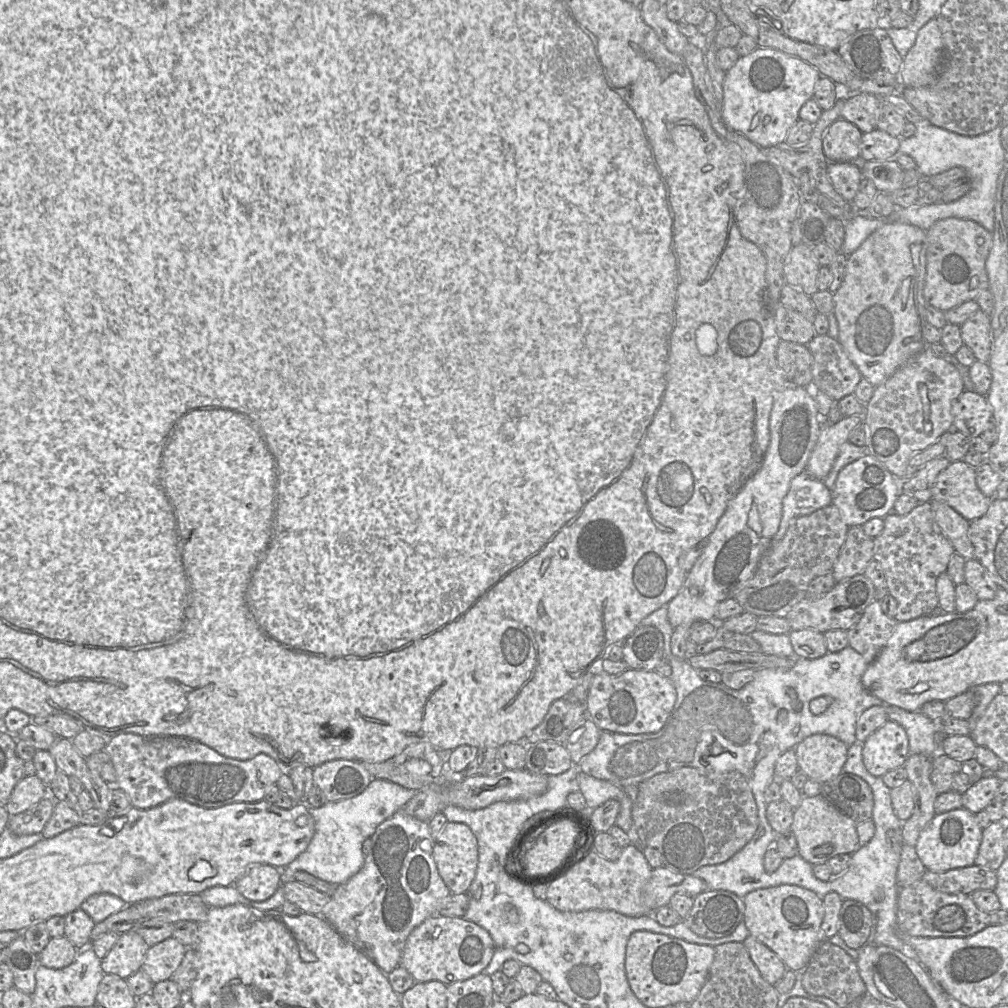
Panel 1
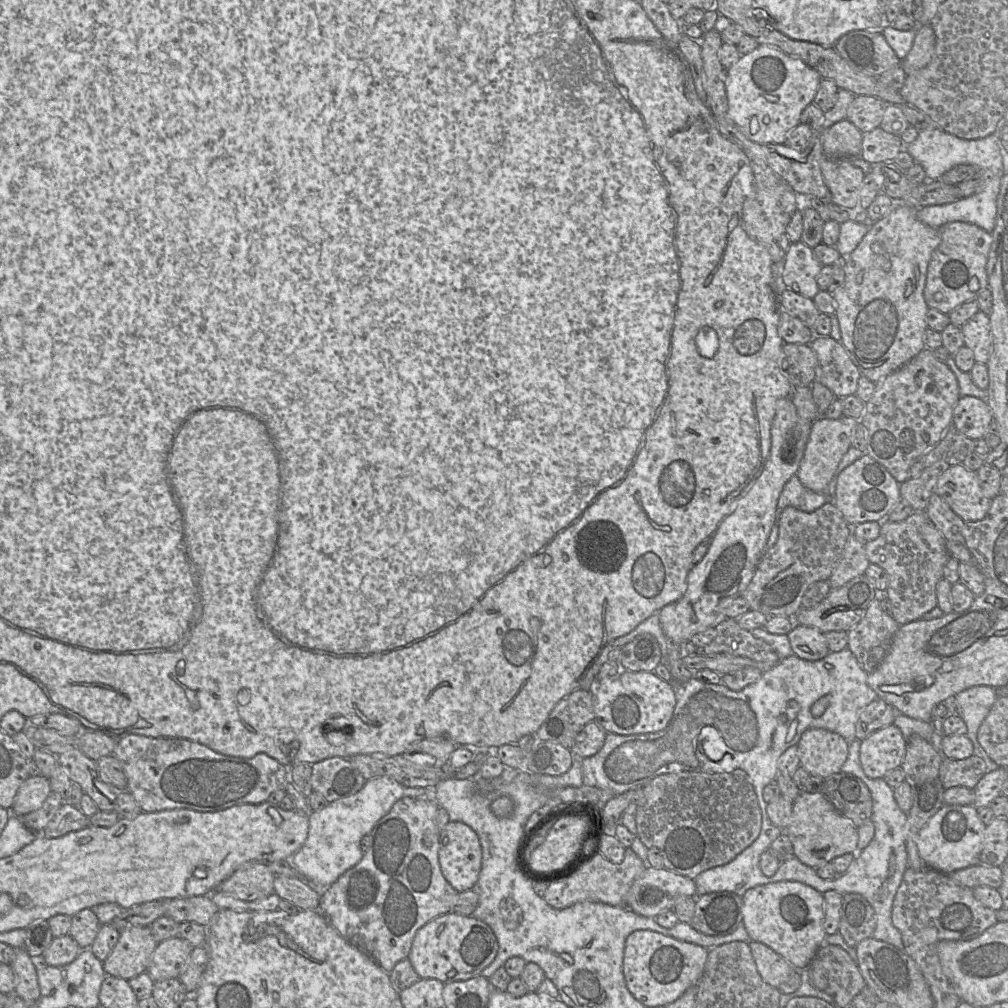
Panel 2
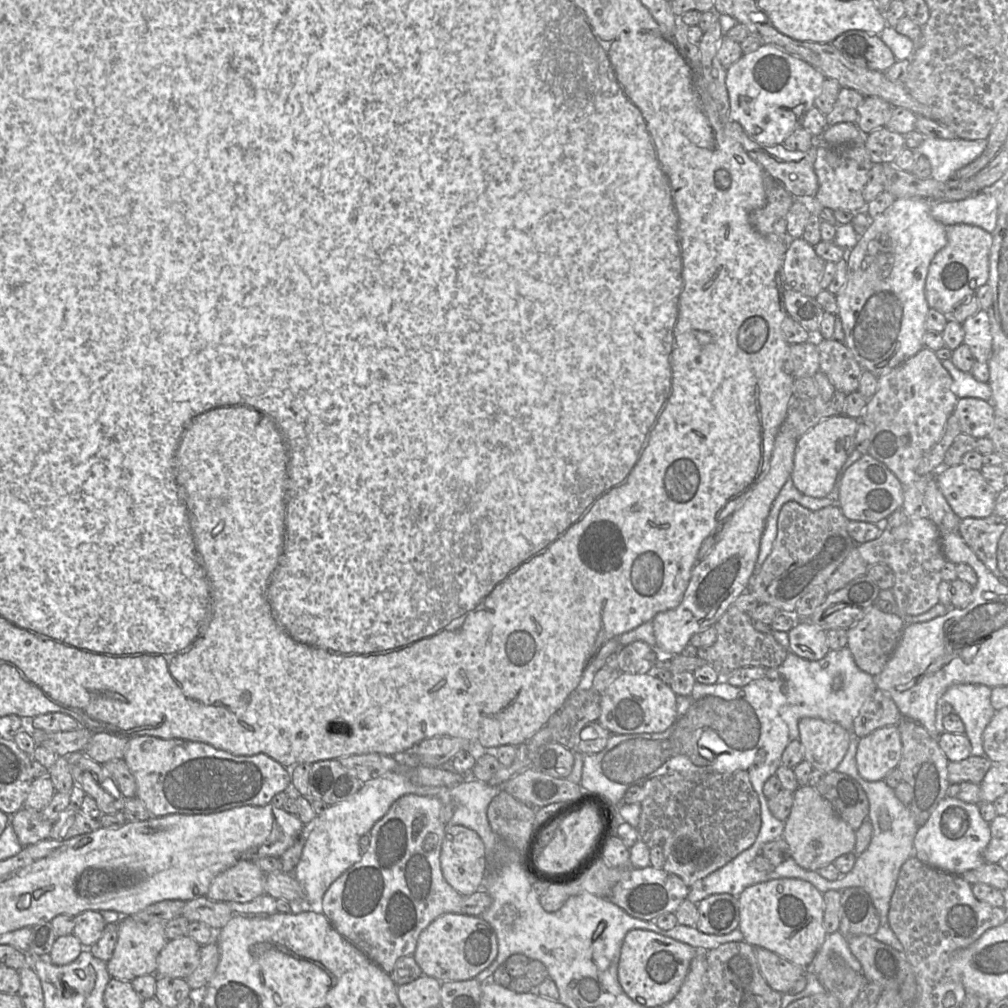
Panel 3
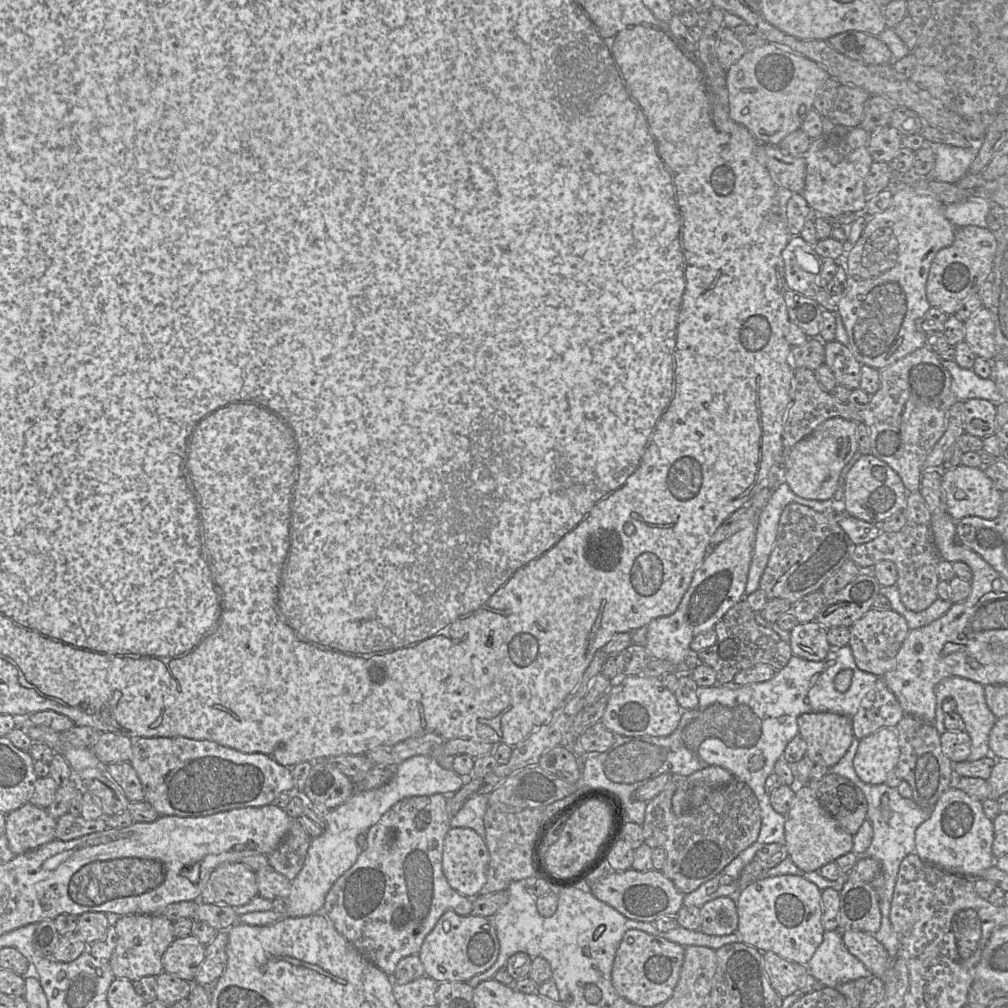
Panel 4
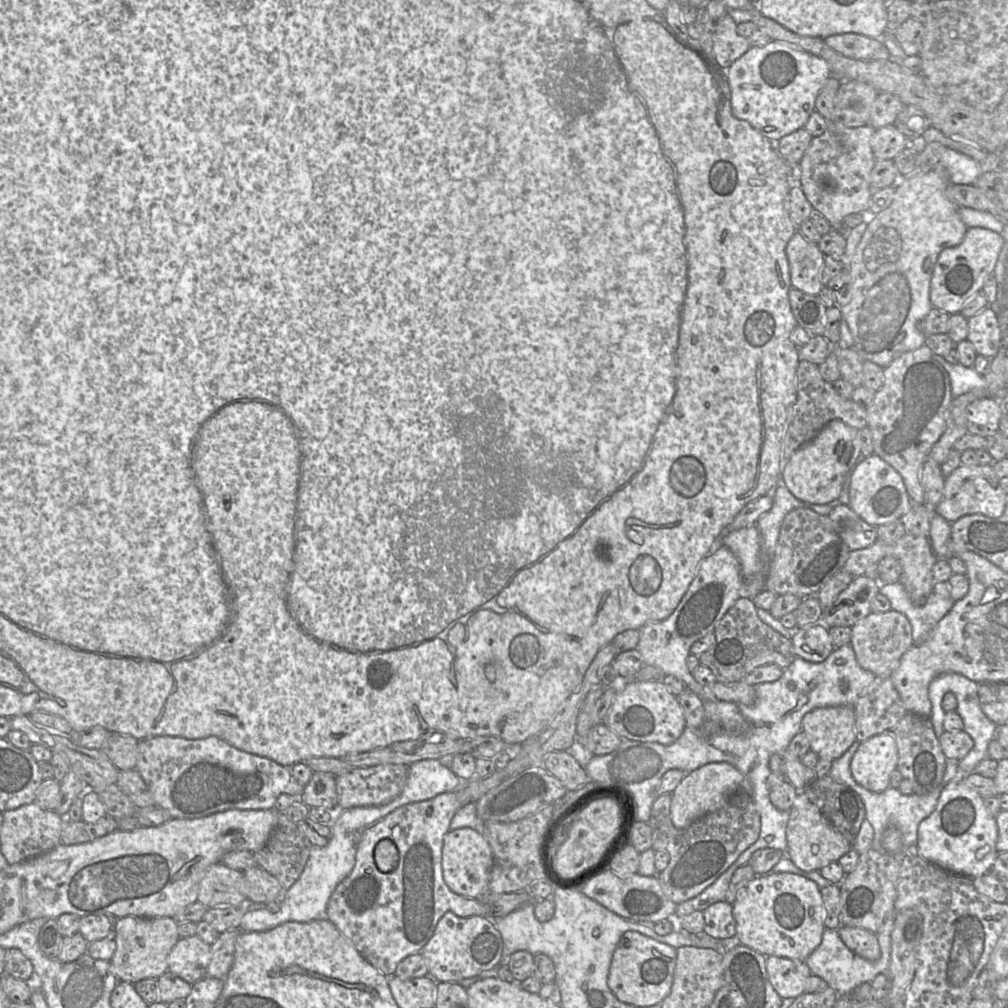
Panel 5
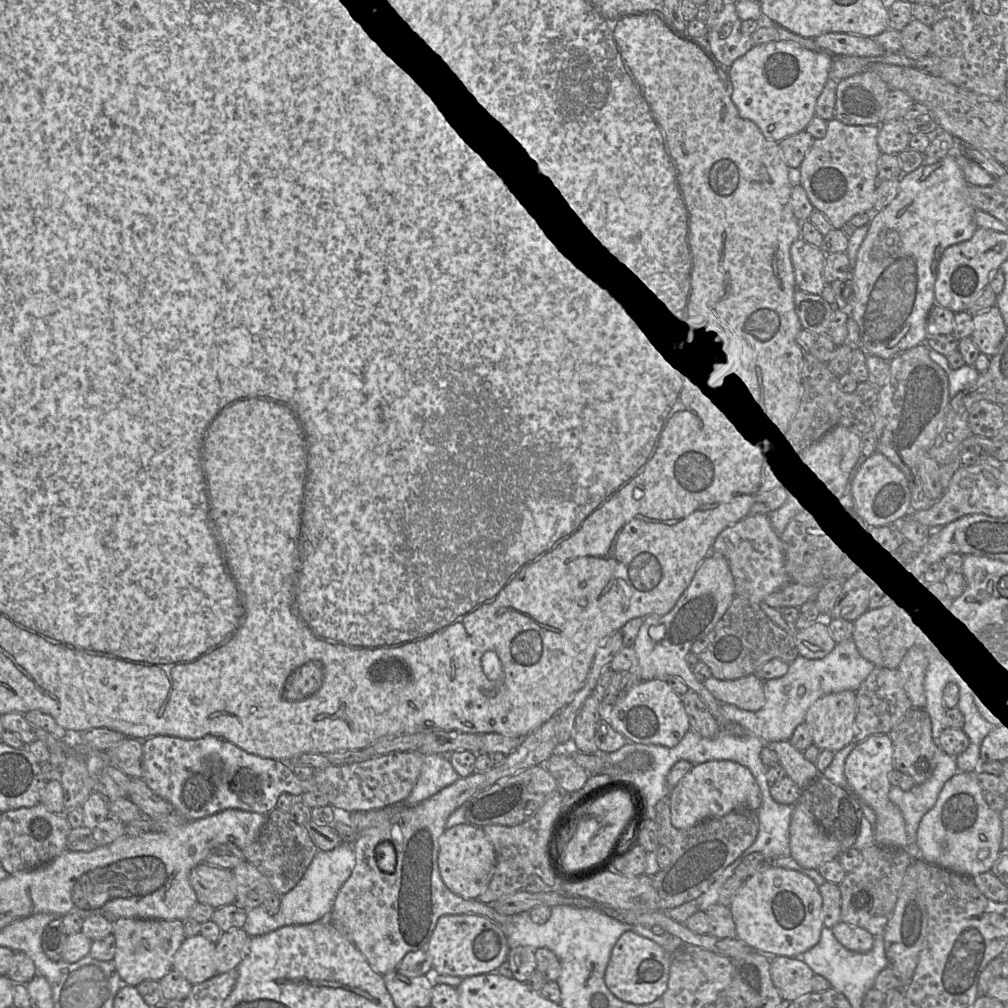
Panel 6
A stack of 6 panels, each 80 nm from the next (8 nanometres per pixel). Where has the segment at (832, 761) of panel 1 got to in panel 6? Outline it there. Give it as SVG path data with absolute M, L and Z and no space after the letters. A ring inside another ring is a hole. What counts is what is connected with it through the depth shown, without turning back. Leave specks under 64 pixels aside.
M856 691L830 693L816 700L808 709L805 723L809 726L813 744L820 750L837 752L855 739Z

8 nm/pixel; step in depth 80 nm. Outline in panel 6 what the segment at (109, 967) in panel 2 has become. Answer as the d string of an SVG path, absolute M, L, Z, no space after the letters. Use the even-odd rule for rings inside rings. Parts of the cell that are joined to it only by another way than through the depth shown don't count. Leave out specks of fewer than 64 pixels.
M120 918L113 925L116 940L114 963L123 984L137 986L146 980L160 981L173 969L176 952L186 939L182 920Z

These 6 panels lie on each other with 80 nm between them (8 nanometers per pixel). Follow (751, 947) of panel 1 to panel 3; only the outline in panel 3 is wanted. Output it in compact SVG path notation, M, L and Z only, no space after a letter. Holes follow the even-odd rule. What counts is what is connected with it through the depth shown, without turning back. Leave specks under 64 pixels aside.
M755 948L759 970L767 984L775 991L786 994L805 969L765 948Z

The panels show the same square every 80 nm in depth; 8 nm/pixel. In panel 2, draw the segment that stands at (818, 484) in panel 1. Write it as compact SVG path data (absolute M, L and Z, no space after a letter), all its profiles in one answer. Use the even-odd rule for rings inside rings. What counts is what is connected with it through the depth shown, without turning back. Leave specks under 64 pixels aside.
M797 475L792 476L784 485L779 496L775 523L767 539L766 547L772 547L778 539L779 522L783 510L792 506L805 512L813 512L826 503L833 502L836 492L836 486L832 494L827 495L826 492L815 492L805 487Z

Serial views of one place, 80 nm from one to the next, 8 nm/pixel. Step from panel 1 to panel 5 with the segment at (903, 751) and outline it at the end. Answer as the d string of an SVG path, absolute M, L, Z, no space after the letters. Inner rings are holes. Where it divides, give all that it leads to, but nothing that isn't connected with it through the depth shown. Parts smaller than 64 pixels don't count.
M891 732L874 735L861 742L850 764L850 770L857 783L869 791L881 793L889 787L890 776L897 769L898 749Z

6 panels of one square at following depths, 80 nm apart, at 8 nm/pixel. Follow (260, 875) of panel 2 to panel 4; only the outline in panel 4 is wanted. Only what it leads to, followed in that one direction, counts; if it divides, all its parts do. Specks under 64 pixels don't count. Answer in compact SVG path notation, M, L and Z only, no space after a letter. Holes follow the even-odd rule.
M235 862L221 864L210 873L198 901L236 908L256 896L256 873L242 862Z

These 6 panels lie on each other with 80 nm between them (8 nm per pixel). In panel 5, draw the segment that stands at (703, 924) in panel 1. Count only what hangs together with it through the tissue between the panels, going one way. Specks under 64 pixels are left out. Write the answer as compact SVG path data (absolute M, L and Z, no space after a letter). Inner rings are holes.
M719 901L703 912L704 930L707 935L716 939L726 939L735 936L736 923L732 914L732 905Z

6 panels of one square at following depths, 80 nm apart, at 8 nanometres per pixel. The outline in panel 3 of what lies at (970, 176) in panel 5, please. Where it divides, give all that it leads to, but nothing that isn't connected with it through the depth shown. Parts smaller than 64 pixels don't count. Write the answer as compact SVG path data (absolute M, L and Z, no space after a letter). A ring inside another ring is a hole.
M925 137L924 141L913 151L929 159L931 178L938 182L945 182L953 178L958 169L979 157L986 146L987 139Z

